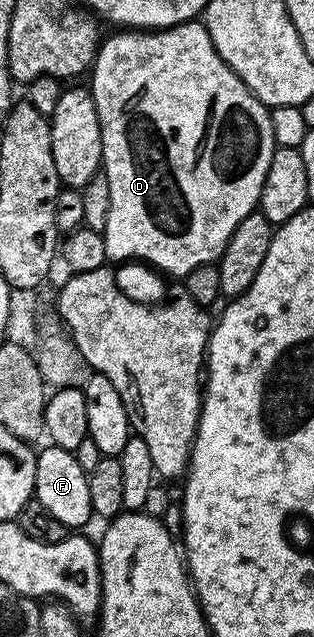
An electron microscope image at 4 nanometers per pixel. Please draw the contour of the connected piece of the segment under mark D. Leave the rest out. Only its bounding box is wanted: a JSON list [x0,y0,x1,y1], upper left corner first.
[89,19,277,279]

